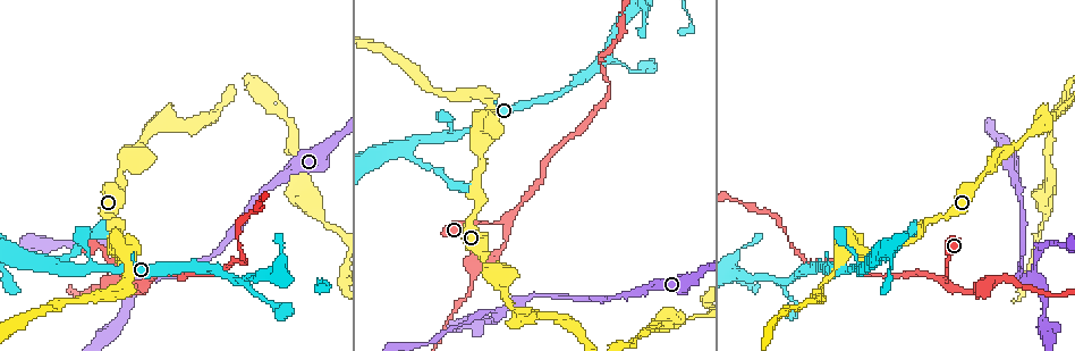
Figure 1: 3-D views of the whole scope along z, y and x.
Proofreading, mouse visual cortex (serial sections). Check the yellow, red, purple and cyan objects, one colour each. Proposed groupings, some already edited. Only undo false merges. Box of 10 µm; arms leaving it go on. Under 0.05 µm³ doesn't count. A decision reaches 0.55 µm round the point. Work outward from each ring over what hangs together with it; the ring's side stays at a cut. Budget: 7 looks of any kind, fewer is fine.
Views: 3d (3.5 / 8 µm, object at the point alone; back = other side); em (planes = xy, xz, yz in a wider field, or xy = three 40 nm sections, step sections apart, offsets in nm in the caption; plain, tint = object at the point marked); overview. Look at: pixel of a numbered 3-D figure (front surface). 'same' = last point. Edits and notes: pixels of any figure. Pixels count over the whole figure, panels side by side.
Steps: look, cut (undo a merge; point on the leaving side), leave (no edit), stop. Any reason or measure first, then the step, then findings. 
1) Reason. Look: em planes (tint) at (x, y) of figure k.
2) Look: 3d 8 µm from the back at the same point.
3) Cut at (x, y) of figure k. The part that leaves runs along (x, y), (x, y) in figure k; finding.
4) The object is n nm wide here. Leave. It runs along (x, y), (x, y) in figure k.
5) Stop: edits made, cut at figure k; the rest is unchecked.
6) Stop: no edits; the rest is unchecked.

Three arms meet. Look: 3d 3.5 µm from the back at (40, 261) of figure 1.

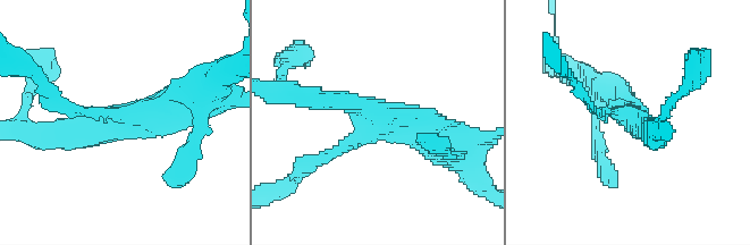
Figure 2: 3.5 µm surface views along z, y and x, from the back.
3 arms meet here; the arms are 150, 300, 350 nm wide; shape alone is not enough. Look: em xy step 3 (tint) at (120, 118) of figure 2.

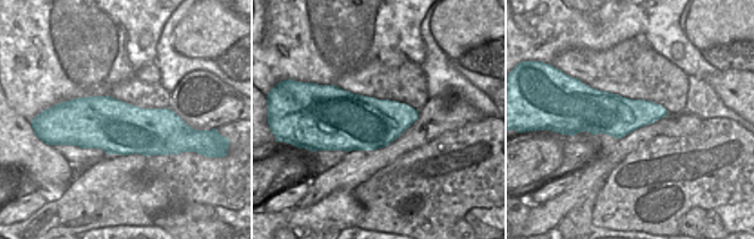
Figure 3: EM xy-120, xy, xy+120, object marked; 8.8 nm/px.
The object is 500 nm wide here. Leave. It runs along (49, 135), (94, 132), (185, 94) in figure 2; continuous, no second cell.

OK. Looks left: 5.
A narrow waist. Look: 3d 3.5 µm at (944, 282) of figure 1.

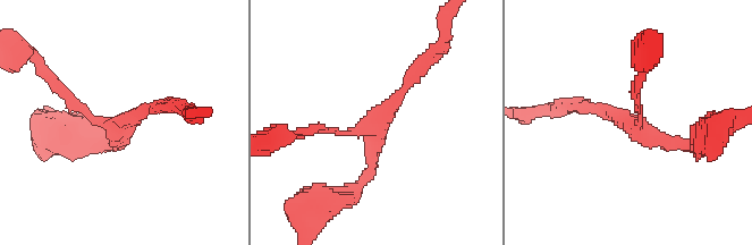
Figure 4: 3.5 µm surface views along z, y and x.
Look: em xy step 1 (tint) at (636, 122) of figure 4.

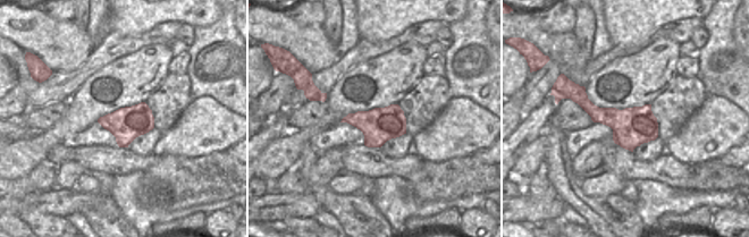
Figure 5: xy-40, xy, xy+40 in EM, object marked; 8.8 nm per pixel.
The object is 320 nm wide here. Leave. It runs along (639, 82), (641, 131), (696, 144) in figure 4; all the same cell.

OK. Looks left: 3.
Three arms meet. Look: 3d 8 µm at (1029, 280) of figure 1.

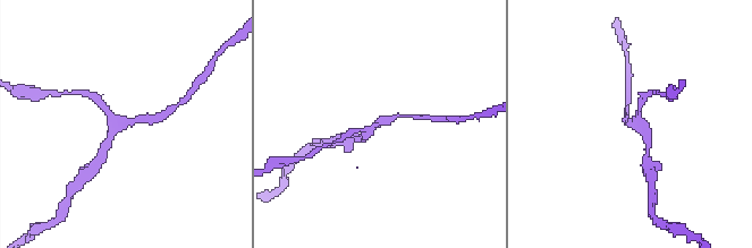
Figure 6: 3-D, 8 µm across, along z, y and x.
3 arms meet here; the arms are 150, 150, 250 nm wide; now the EM. Look: em xy step 2 (tint) at the same point.

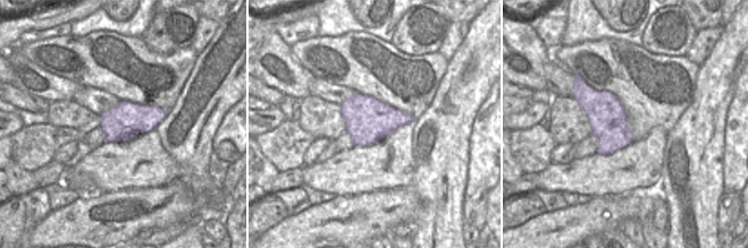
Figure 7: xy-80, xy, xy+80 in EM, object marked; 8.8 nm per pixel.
Leave. It runs along (154, 117), (116, 126), (107, 143) in figure 6; one cell here.

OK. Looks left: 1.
Stop: no edits; the rest is unchecked.

